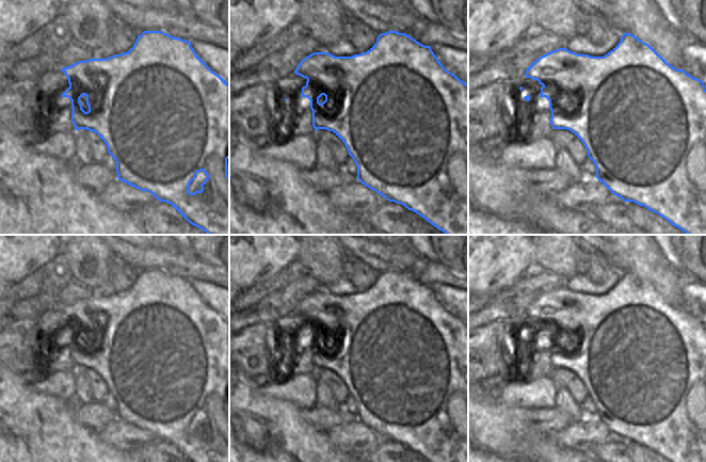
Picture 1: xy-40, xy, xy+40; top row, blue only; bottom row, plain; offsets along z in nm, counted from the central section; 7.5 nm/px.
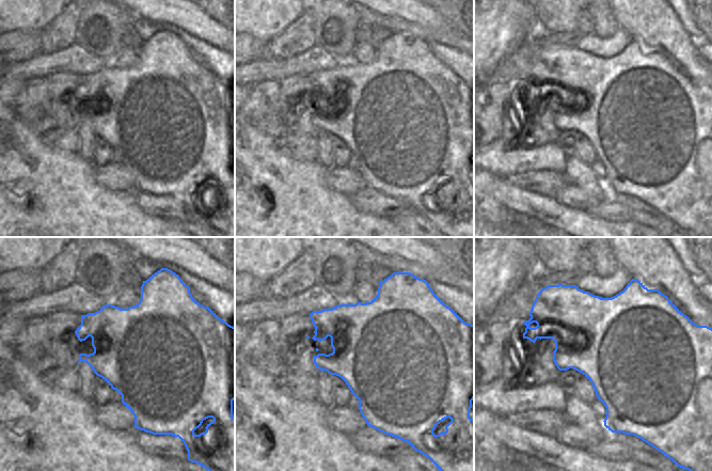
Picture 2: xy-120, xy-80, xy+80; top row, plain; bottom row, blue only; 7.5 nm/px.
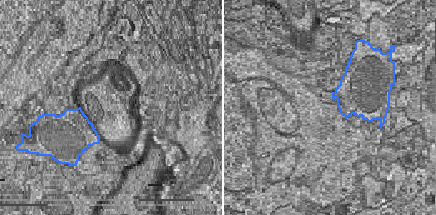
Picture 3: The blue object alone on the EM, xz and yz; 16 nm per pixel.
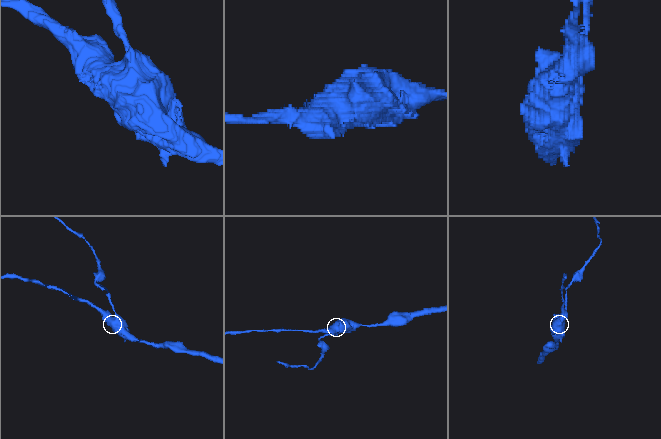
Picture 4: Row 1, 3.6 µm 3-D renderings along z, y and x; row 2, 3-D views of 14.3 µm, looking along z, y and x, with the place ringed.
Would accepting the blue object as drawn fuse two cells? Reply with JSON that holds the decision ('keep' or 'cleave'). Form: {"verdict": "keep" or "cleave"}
{"verdict": "cleave"}

